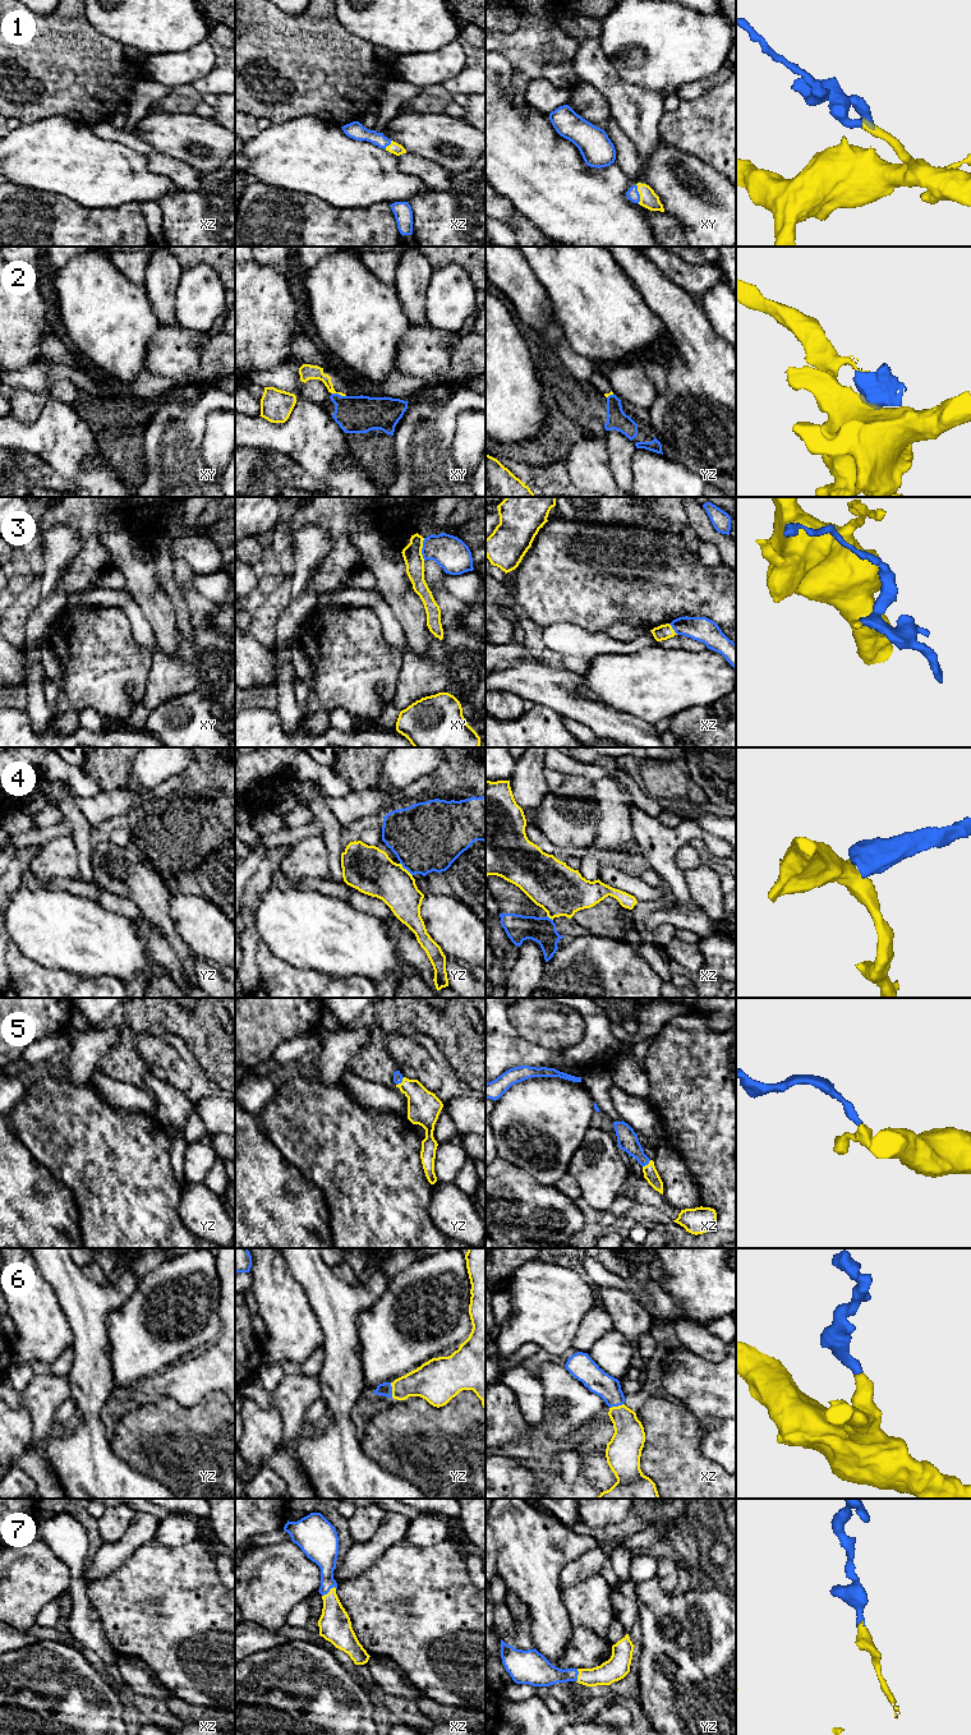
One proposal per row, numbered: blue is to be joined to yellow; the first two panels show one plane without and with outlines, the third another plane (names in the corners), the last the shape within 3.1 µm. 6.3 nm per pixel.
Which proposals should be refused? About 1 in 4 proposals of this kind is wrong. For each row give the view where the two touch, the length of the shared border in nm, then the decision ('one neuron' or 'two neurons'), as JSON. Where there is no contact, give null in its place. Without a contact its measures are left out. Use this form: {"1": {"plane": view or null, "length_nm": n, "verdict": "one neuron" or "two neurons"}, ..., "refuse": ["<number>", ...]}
{"1": {"plane": "xy", "length_nm": 130, "verdict": "one neuron"}, "2": {"plane": "xy", "length_nm": 90, "verdict": "two neurons"}, "3": {"plane": "xy", "length_nm": 140, "verdict": "two neurons"}, "4": {"plane": "yz", "length_nm": 120, "verdict": "two neurons"}, "5": {"plane": "yz", "length_nm": 80, "verdict": "one neuron"}, "6": {"plane": "yz", "length_nm": 100, "verdict": "one neuron"}, "7": {"plane": "xz", "length_nm": 110, "verdict": "one neuron"}, "refuse": ["2", "3", "4"]}

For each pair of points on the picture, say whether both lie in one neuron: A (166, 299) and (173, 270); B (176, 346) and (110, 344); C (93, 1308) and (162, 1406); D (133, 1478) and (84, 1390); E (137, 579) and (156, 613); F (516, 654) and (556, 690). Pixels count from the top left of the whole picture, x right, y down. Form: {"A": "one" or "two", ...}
{"A": "one", "B": "two", "C": "two", "D": "one", "E": "one", "F": "two"}

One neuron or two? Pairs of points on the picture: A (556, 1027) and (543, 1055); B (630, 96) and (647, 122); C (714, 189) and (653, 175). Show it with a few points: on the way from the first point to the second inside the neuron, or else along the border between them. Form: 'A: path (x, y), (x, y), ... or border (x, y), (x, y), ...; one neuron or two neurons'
A: border (520, 1034), (548, 1048), (576, 1044); two neurons
B: path (630, 102), (640, 115); one neuron
C: path (699, 189), (689, 193), (668, 175); one neuron

